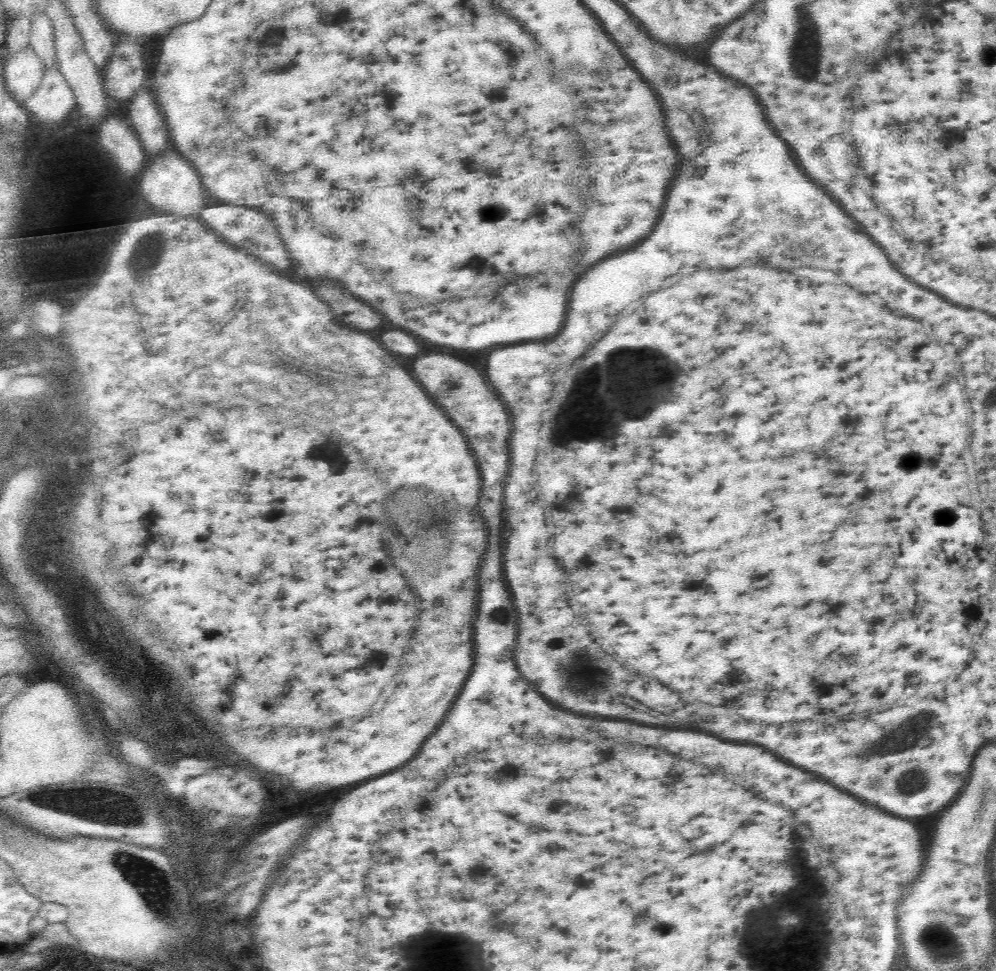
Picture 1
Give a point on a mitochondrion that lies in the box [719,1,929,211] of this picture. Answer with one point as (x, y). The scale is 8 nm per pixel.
(805, 61)

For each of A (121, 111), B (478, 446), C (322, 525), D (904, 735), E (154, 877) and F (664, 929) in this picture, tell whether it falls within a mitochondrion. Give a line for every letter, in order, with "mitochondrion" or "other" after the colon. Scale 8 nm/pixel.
A: other
B: other
C: other
D: mitochondrion
E: mitochondrion
F: other

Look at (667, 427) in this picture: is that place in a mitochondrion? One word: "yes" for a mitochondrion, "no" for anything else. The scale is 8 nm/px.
yes

